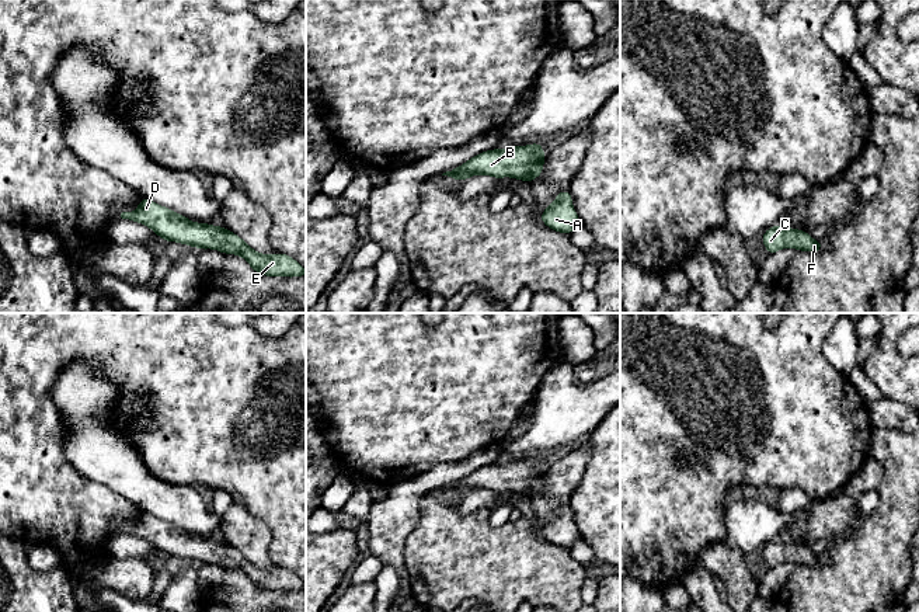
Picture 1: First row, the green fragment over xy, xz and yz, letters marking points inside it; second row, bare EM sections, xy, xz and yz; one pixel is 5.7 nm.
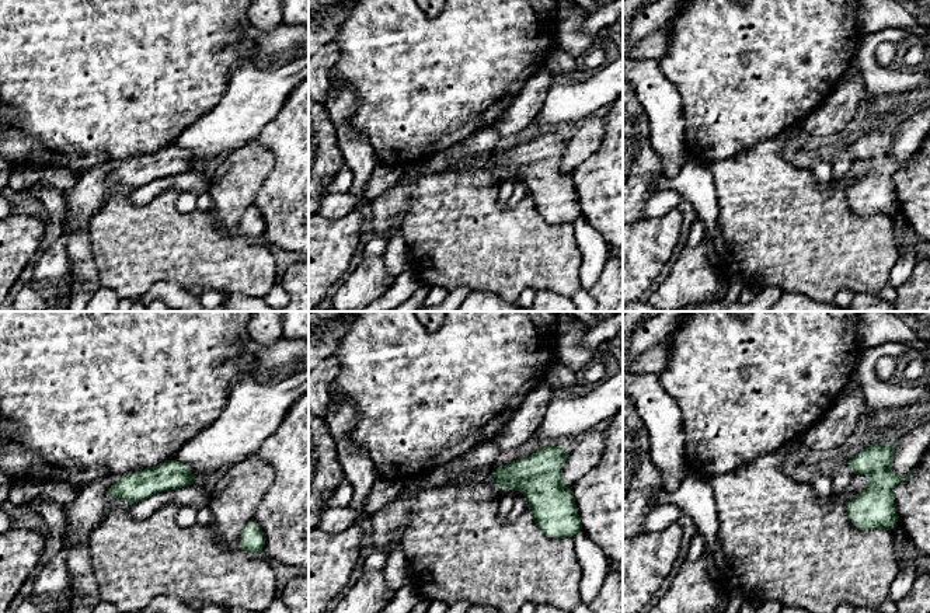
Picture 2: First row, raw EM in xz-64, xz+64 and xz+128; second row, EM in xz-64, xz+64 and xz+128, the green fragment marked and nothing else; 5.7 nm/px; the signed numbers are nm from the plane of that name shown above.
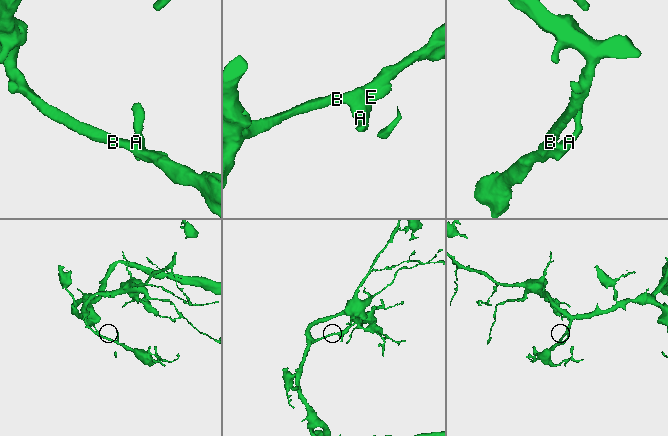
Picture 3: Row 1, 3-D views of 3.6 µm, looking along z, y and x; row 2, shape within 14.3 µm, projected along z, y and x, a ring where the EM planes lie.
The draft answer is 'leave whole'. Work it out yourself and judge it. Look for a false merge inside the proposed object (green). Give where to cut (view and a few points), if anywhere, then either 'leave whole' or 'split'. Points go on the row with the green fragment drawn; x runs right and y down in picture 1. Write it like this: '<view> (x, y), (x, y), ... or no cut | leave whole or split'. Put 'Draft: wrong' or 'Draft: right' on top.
Draft: right
no cut | leave whole

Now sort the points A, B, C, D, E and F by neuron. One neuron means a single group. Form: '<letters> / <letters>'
A B C D E F

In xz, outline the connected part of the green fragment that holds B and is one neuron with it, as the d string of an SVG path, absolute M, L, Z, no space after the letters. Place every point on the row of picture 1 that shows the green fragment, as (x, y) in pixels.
M530 143L526 146L512 146L508 149L491 149L476 154L462 166L443 173L453 180L466 181L471 175L490 175L494 178L511 177L532 182L543 173L547 157L542 152L544 143Z

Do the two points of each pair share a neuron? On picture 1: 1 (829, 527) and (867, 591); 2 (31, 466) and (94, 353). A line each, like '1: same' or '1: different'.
1: different
2: same

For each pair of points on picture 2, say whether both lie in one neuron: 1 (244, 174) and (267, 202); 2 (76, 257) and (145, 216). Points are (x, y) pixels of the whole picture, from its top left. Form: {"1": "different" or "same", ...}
{"1": "different", "2": "different"}

